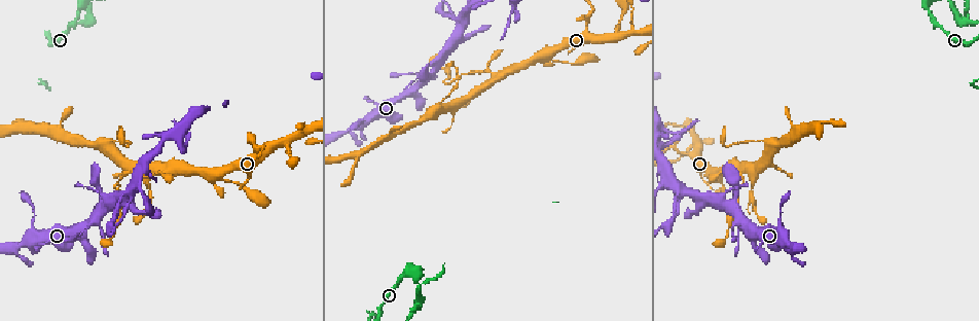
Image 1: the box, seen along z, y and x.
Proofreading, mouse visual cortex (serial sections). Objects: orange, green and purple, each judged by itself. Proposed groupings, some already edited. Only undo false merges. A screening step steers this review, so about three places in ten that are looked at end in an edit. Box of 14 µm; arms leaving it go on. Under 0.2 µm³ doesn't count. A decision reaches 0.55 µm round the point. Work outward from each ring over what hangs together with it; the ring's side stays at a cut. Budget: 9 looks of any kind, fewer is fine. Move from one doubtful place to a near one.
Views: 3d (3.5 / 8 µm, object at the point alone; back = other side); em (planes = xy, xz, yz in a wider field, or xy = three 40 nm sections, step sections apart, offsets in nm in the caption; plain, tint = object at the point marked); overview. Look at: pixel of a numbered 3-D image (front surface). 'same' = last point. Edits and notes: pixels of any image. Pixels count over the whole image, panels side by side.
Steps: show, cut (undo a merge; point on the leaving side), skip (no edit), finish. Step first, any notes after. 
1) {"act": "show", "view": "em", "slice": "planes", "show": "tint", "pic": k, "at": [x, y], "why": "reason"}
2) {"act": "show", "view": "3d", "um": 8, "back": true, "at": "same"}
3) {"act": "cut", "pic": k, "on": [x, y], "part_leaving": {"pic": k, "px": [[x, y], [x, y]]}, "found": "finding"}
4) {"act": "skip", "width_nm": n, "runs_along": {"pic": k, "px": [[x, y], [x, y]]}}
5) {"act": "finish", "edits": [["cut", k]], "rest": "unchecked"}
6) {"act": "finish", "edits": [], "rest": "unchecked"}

{"act": "show", "view": "3d", "um": 3.5, "back": true, "pic": 1, "at": [462, 27], "why": "three arms meet"}

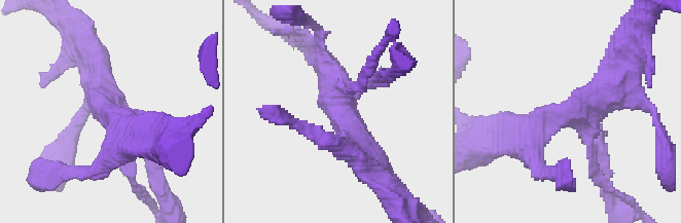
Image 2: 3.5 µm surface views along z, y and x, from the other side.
{"act": "show", "view": "em", "slice": "xy", "step": 3, "show": "tint", "pic": 2, "at": [108, 112], "why": "need the tissue"}

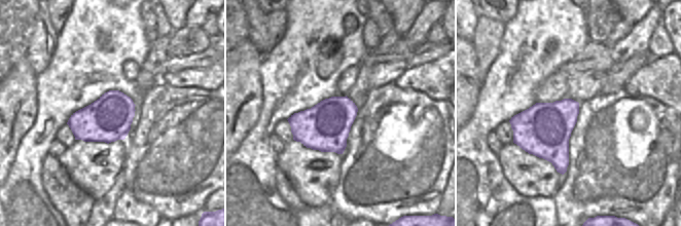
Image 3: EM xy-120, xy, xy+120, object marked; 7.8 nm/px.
{"act": "skip", "runs_along": {"pic": 2, "px": [[515, 129], [589, 104], [613, 66]]}, "found": "continuous, no second cell"}

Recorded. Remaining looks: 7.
{"act": "show", "view": "3d", "um": 3.5, "pic": 1, "at": [498, 77], "why": "branch point"}

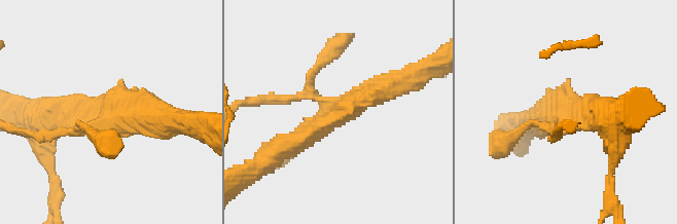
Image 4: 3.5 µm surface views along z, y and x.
{"act": "show", "view": "em", "slice": "xy", "step": 1, "show": "tint", "pic": 4, "at": [565, 117], "arms": 3, "arm_widths_nm": [150, 350, 400]}

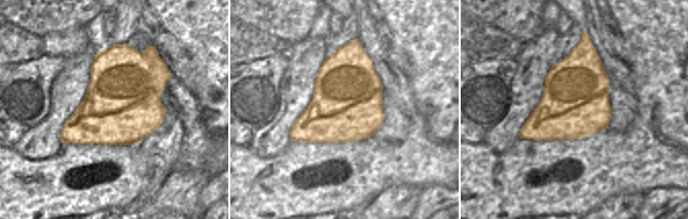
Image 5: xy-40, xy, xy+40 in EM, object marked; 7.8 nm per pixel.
{"act": "skip", "runs_along": {"pic": 4, "px": [[401, 82], [372, 89], [281, 148]]}, "found": "all the same cell"}

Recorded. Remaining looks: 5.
{"act": "show", "view": "3d", "um": 3.5, "back": true, "pic": 1, "at": [613, 39], "why": "branch point"}

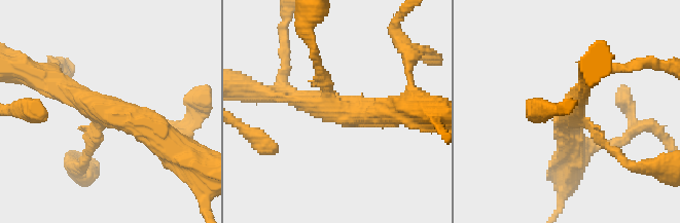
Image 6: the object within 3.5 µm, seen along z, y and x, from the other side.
{"act": "show", "view": "em", "slice": "xy", "step": 5, "show": "tint", "pic": 6, "at": [105, 112], "arms": 3, "arm_widths_nm": [150, 200, 450], "why": "now the EM"}

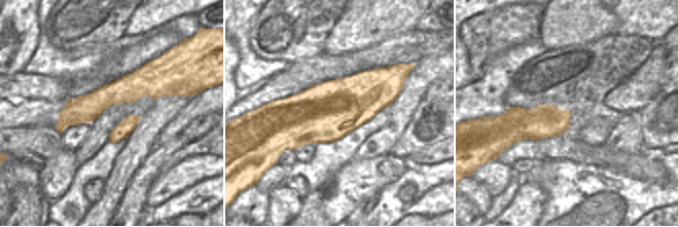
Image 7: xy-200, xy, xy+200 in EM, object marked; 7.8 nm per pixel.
{"act": "show", "view": "em", "slice": "xy", "step": 2, "show": "tint", "at": "same"}

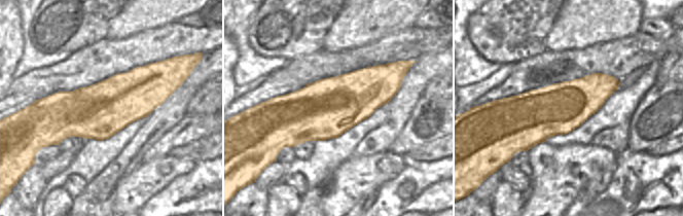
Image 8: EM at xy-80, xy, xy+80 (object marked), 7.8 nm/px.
{"act": "skip", "runs_along": {"pic": 6, "px": [[167, 140], [49, 77]]}, "found": "all the same cell"}

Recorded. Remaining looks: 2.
{"act": "finish", "edits": [], "rest": "unchecked"}

